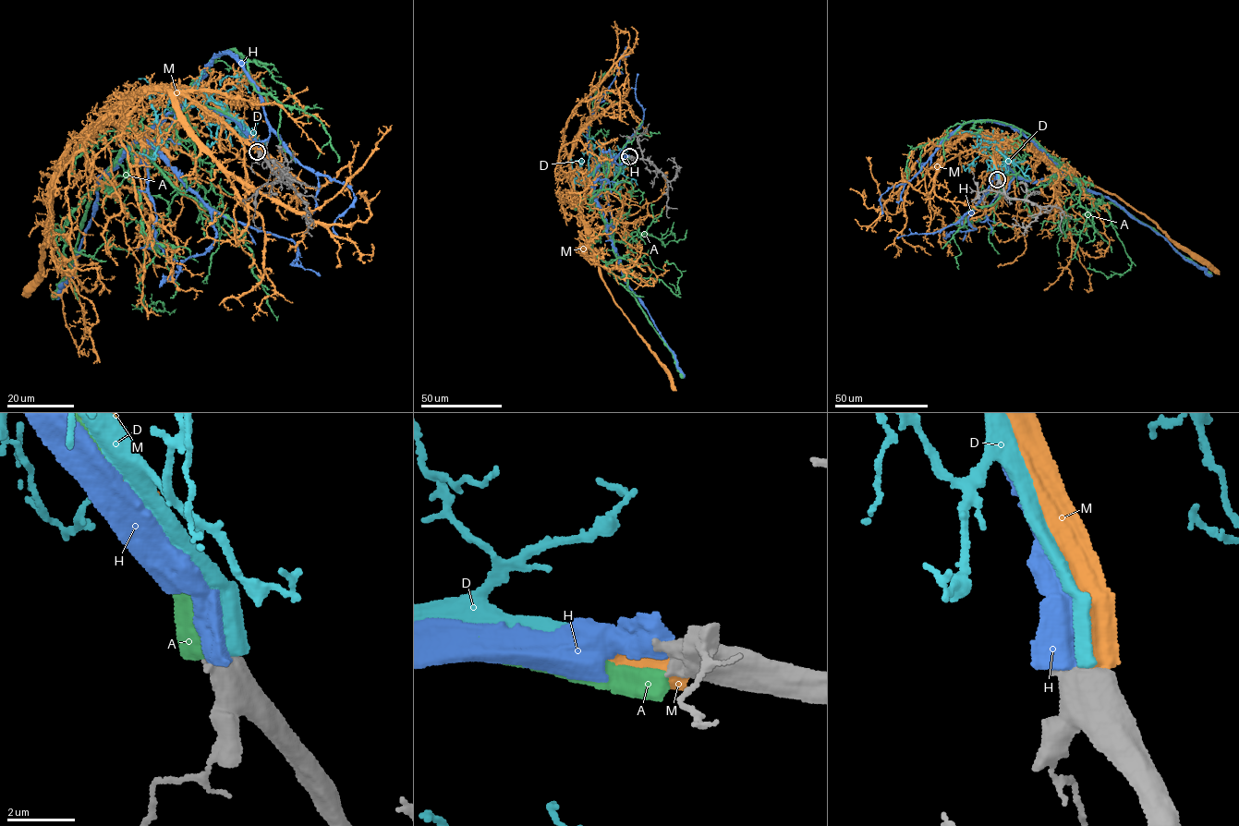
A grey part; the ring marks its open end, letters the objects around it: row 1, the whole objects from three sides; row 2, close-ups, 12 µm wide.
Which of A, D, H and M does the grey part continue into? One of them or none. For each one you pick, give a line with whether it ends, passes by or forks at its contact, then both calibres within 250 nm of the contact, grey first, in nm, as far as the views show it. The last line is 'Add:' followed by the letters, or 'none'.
Add: none

